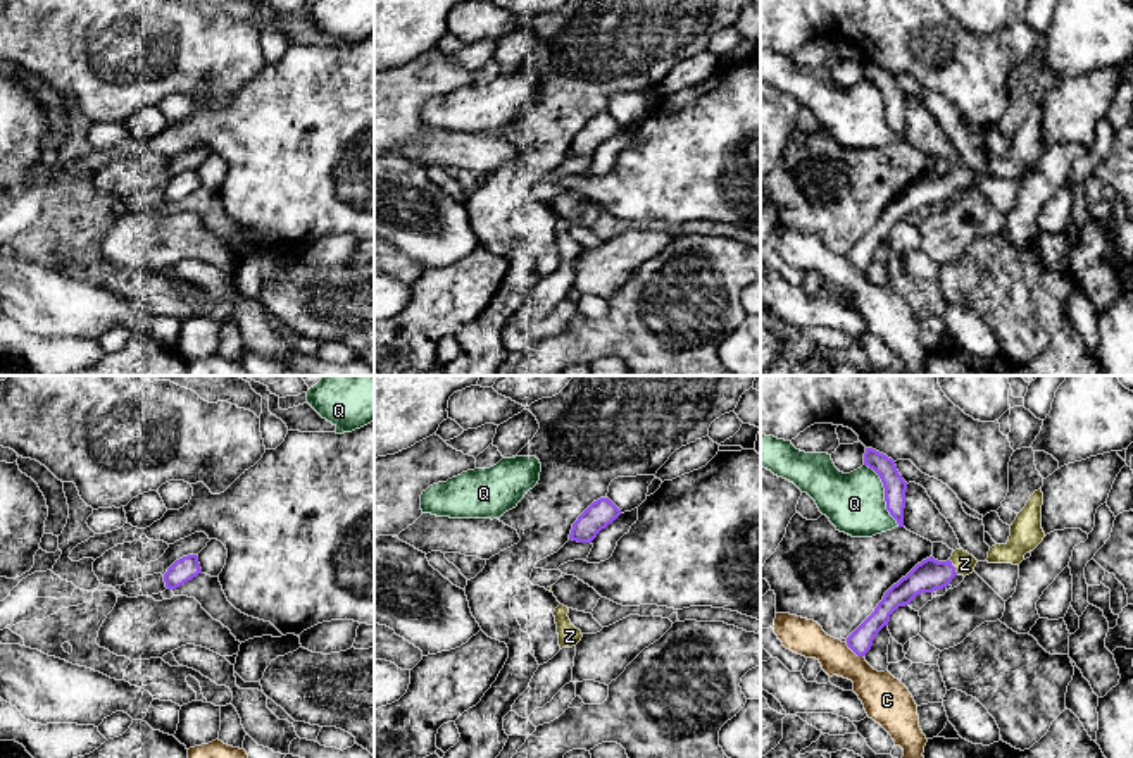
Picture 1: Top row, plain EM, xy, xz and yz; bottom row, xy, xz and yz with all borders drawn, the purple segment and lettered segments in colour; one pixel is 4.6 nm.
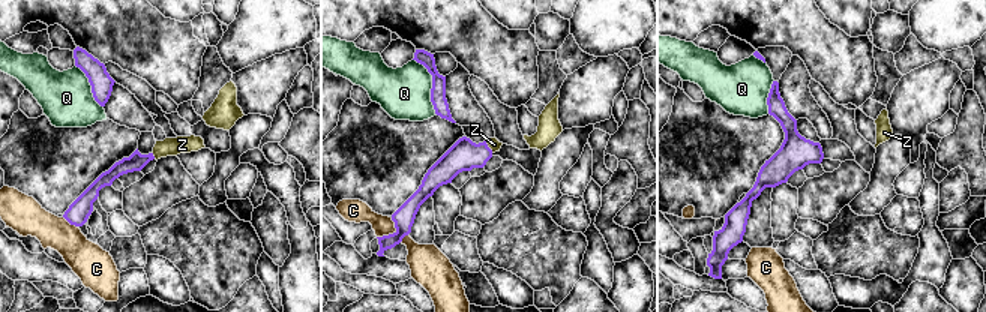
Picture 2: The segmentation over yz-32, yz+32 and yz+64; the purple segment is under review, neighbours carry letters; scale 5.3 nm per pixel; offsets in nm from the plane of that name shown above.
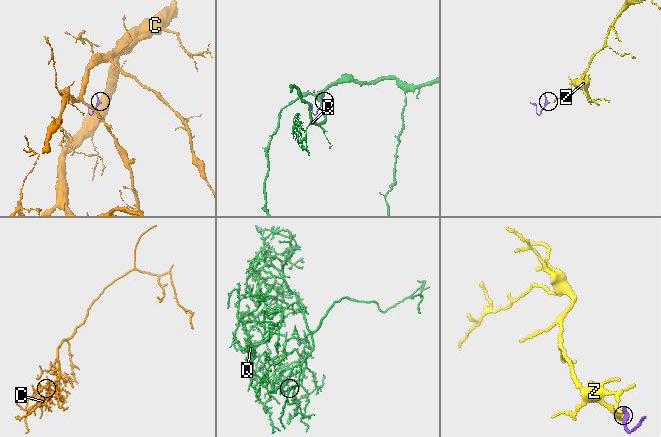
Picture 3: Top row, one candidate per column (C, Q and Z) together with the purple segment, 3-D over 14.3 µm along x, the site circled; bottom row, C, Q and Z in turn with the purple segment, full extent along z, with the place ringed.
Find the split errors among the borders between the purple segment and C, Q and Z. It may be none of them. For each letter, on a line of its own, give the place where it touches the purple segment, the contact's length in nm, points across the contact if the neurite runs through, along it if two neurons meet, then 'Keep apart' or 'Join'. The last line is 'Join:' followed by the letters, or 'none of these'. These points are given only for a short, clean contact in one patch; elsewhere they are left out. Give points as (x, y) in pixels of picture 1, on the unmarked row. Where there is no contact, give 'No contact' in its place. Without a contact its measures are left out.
C: Touches purple at yz (854, 266). Shared border 110 nm. Boundary: yz (845, 257), (863, 271). Keep apart
Q: Touches purple at yz (885, 109). Shared border 340 nm. Boundary: yz (864, 78), (878, 90), (885, 123), (899, 140). Keep apart
Z: Touches purple at yz (954, 181). Shared border 80 nm. Path across: yz (928, 190), (954, 181), (964, 178). Join
Join: Z

